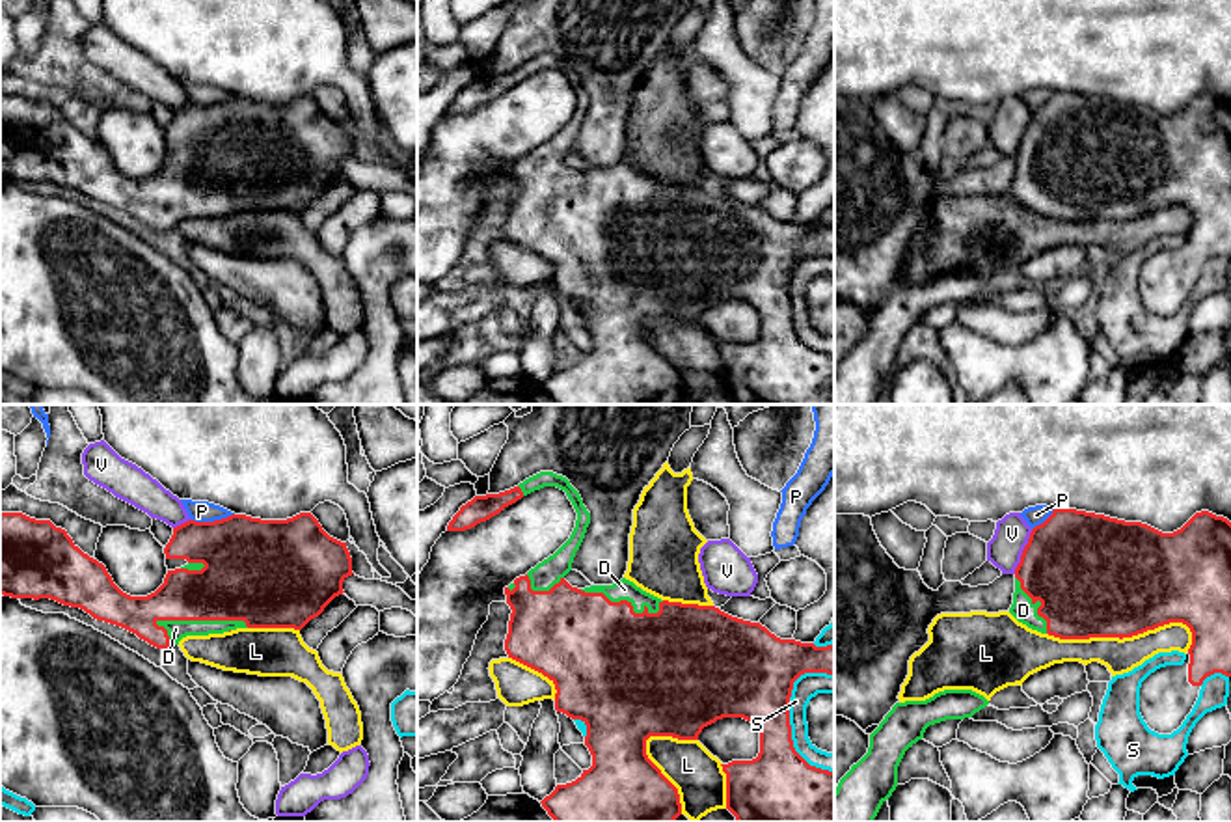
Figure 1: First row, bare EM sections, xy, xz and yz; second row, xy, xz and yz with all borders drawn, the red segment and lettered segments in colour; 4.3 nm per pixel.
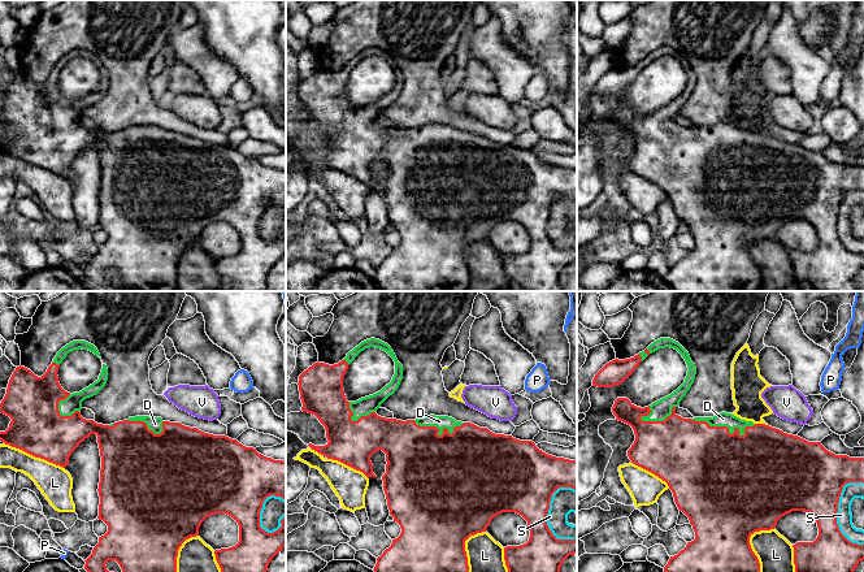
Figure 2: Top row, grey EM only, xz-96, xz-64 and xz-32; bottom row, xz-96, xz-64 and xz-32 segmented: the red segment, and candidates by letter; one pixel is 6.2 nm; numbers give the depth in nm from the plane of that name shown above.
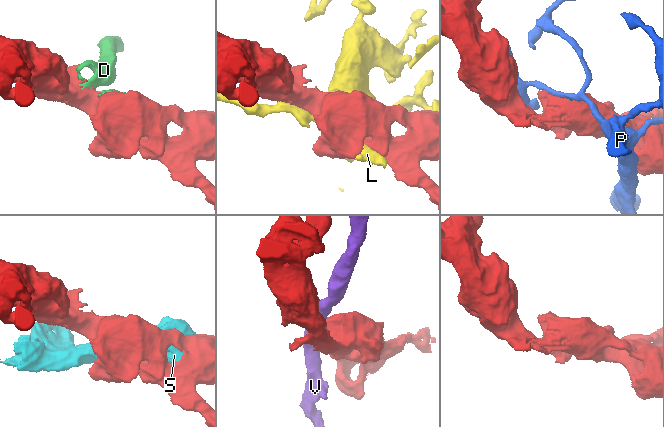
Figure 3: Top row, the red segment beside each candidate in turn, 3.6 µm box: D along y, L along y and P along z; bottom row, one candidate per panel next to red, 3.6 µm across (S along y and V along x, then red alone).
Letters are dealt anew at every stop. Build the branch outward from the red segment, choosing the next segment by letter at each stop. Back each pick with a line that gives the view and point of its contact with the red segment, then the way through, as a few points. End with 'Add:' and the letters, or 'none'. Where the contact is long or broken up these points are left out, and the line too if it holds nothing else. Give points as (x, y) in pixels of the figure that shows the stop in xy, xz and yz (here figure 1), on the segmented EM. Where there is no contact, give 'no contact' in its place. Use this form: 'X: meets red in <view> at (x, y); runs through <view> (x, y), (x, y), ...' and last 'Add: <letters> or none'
D: meets red in xy at (202, 619)
Add: D

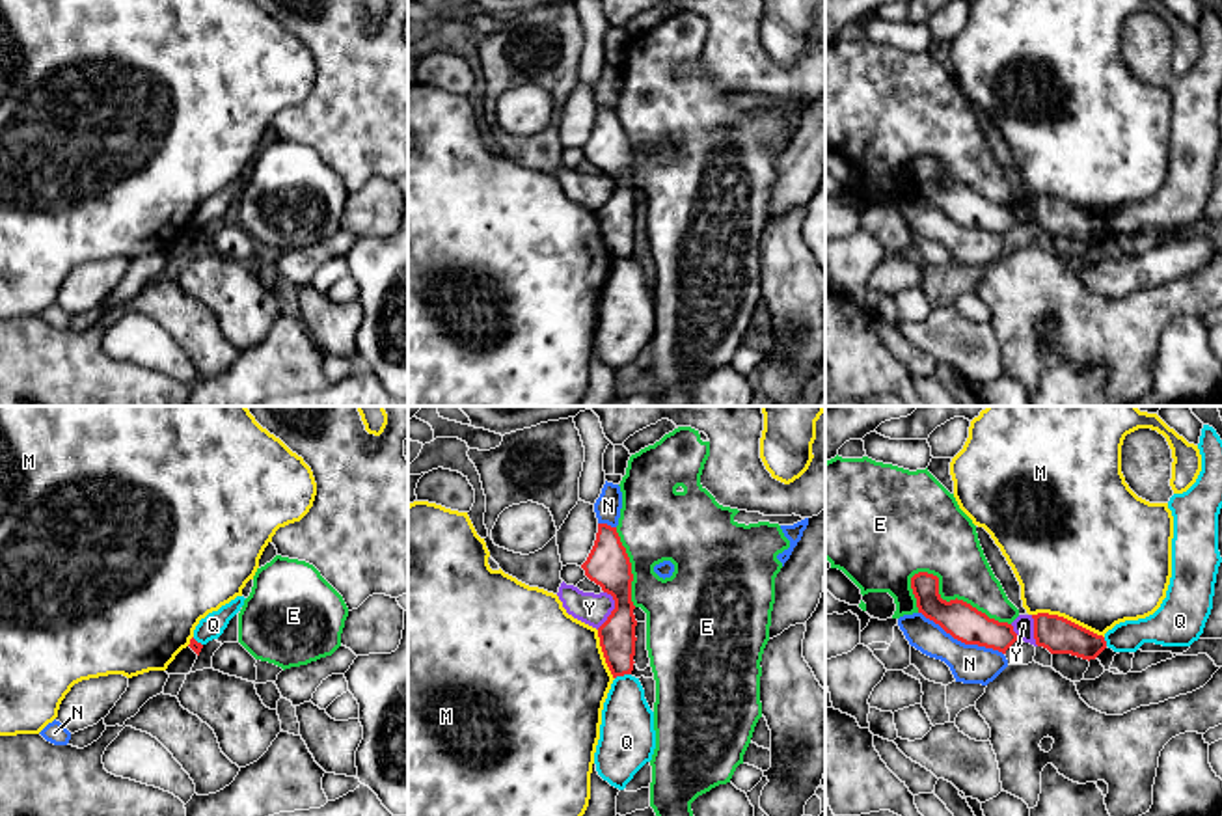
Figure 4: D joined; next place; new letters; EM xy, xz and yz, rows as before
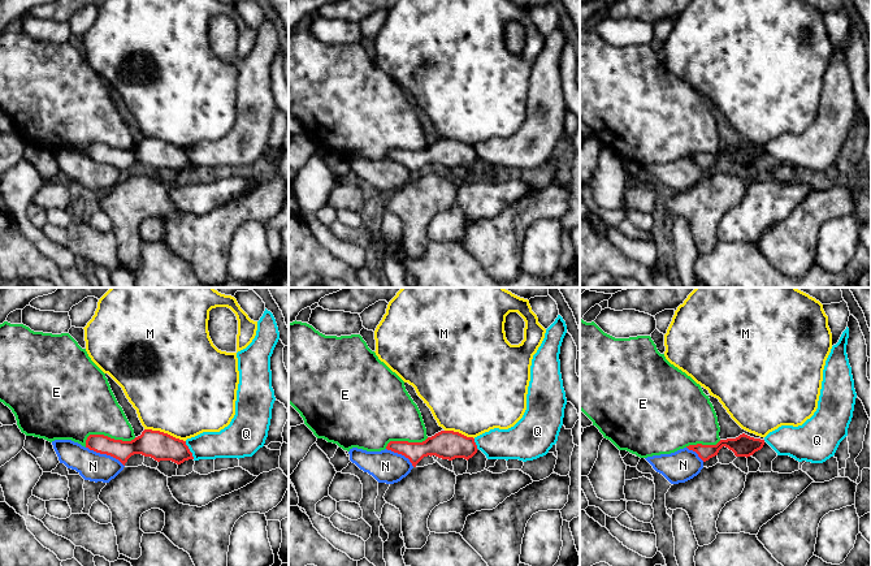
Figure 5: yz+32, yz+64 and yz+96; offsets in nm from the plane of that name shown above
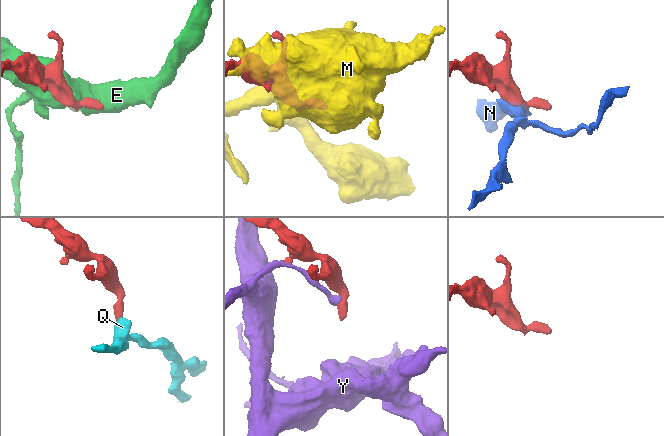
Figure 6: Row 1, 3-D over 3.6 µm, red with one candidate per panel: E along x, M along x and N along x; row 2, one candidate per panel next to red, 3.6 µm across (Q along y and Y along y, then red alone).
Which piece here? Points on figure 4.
Add: none

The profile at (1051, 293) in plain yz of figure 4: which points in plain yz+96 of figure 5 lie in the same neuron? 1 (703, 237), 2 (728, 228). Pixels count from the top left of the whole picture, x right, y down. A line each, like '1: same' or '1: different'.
1: same
2: different

